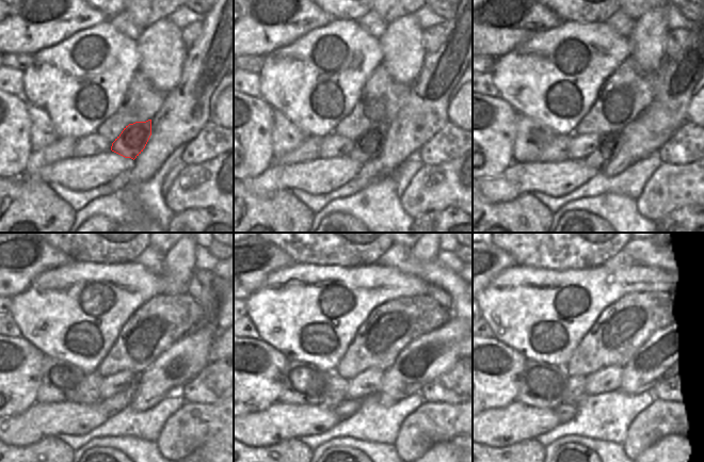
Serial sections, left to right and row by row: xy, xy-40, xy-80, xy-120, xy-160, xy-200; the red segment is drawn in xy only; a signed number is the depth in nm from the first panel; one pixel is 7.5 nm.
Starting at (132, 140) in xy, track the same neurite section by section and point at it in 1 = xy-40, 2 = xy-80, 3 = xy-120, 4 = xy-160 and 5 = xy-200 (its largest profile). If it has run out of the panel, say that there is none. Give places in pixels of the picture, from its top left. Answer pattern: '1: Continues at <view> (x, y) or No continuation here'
1: Continues at xy-40 (368, 145)
2: Continues at xy-80 (608, 146)
3: Continues at xy-120 (117, 402)
4: Continues at xy-160 (348, 407)
5: Continues at xy-200 (564, 413)

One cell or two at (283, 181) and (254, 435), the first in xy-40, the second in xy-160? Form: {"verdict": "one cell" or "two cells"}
{"verdict": "one cell"}

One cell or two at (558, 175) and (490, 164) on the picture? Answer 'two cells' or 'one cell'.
two cells

